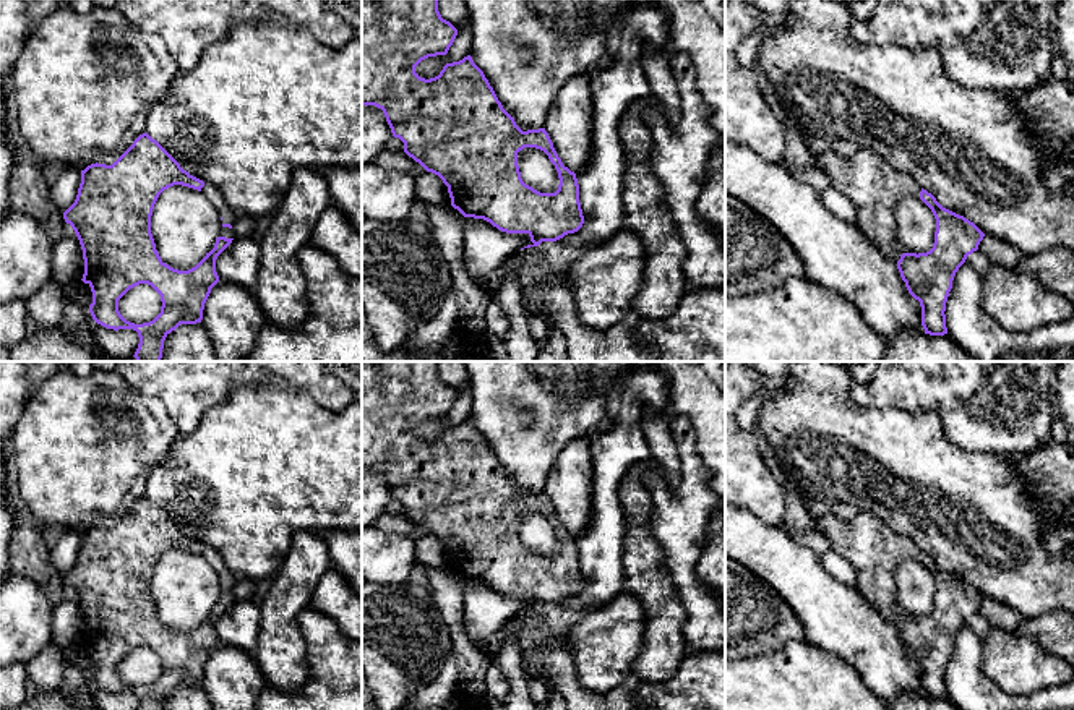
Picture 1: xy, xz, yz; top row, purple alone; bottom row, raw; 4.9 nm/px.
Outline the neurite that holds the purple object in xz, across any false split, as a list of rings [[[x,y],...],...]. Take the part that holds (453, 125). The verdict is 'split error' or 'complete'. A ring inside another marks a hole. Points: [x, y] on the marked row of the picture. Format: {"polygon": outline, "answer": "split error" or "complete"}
{"polygon": [[[362,0],[362,105],[375,105],[383,110],[393,136],[404,143],[404,152],[419,162],[427,172],[432,172],[443,180],[443,183],[448,186],[451,206],[464,217],[483,219],[506,233],[527,233],[532,243],[524,248],[539,246],[542,242],[556,242],[568,233],[578,232],[584,224],[578,178],[574,172],[563,165],[545,128],[522,131],[516,125],[514,118],[503,109],[483,71],[474,63],[470,55],[459,62],[446,63],[440,75],[430,79],[420,78],[415,73],[415,66],[422,60],[446,55],[456,36],[458,29],[449,21],[443,19],[438,11],[438,0]],[[524,148],[535,148],[548,156],[560,178],[560,185],[555,193],[540,193],[522,182],[518,165],[518,152]]], "answer": "complete"}

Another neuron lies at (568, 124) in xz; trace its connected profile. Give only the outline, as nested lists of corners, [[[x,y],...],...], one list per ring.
[[[587,75],[566,79],[548,110],[545,125],[561,162],[574,173],[591,159],[592,97]]]

